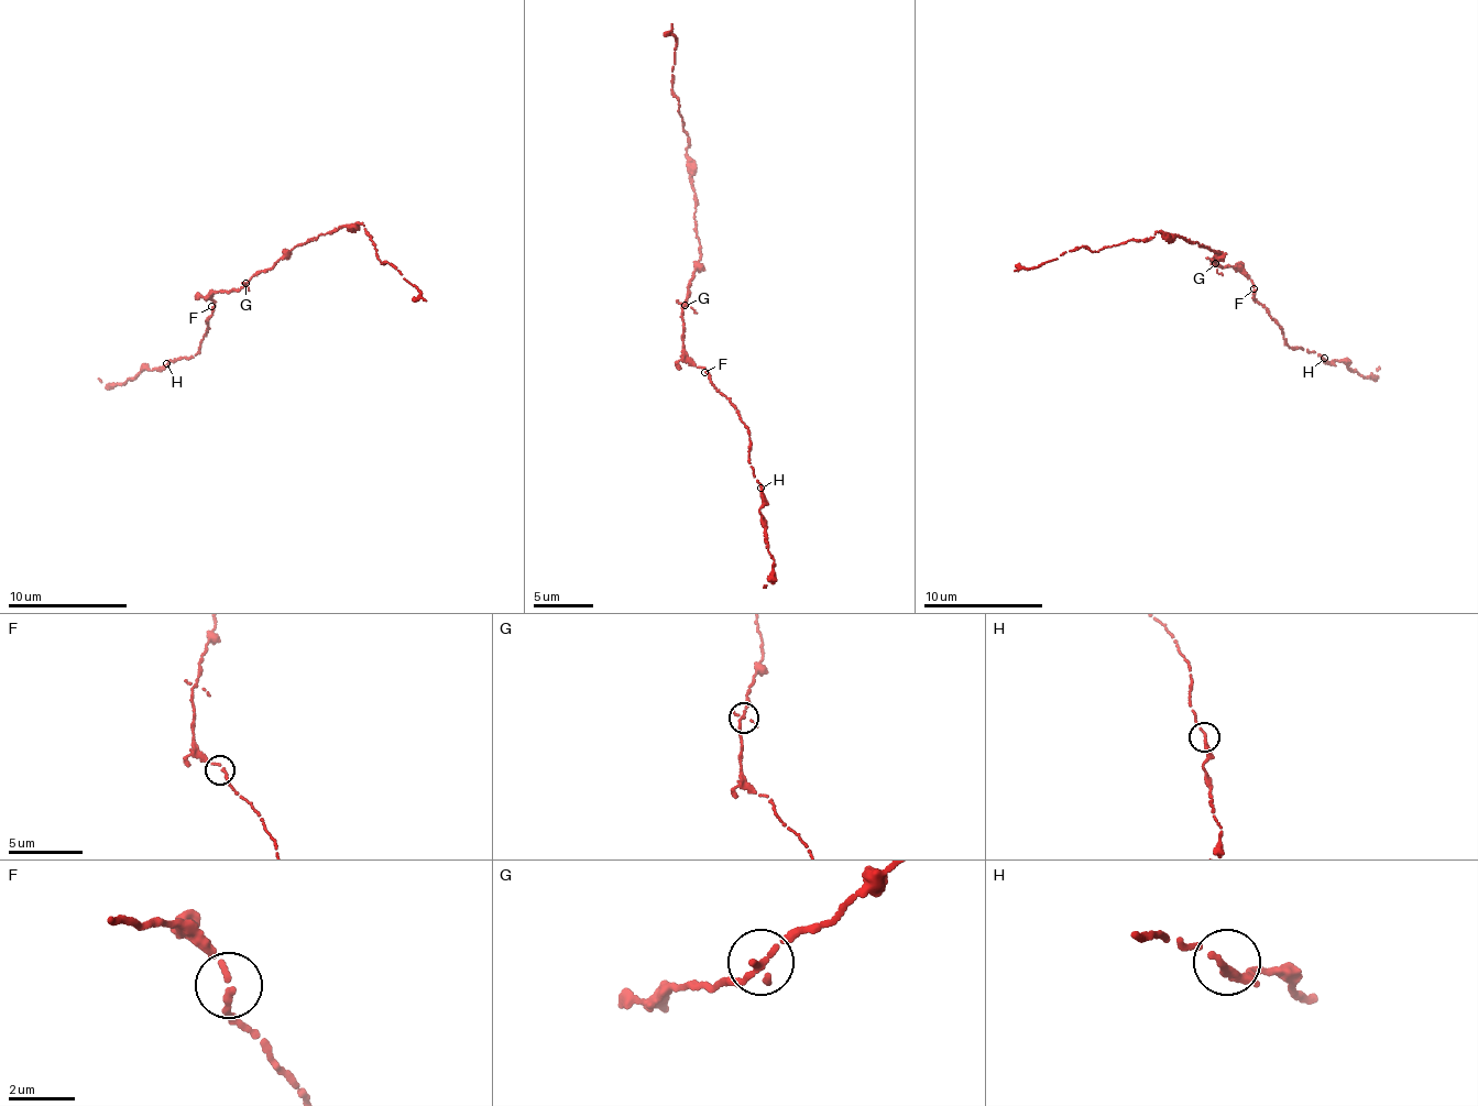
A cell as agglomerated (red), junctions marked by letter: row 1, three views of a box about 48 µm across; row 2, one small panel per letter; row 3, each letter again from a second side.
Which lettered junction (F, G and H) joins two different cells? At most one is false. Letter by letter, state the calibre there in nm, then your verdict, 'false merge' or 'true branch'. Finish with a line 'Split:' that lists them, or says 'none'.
F: 160 nm | true branch
G: 200 nm | true branch
H: 220 nm | true branch
Split: none

